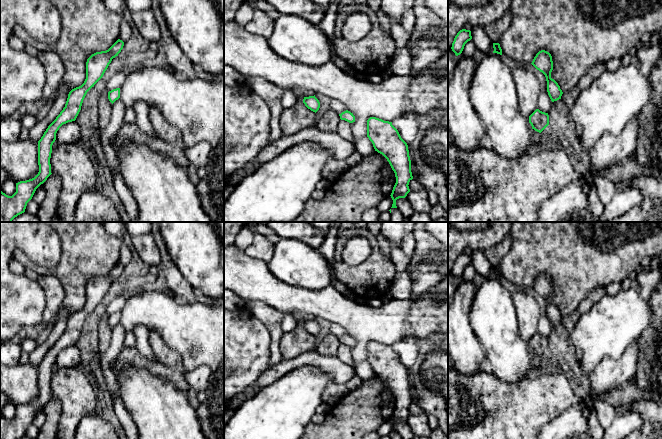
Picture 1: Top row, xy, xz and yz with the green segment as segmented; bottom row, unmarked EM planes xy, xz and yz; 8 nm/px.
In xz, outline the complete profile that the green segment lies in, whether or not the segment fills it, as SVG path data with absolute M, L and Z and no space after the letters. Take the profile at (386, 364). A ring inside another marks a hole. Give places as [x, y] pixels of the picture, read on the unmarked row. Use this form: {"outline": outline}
{"outline": "M376 341L367 344L367 361L375 375L387 383L395 397L396 407L390 420L393 424L391 432L397 432L396 424L407 420L410 416L409 406L413 403L408 369L392 346Z"}

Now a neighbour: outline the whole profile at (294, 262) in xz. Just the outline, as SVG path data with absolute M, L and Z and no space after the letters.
M295 239L277 242L267 266L280 281L304 289L322 290L337 281L333 268L318 249Z

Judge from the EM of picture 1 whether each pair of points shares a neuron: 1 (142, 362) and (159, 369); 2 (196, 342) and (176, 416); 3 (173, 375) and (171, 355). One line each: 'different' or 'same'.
1: same
2: different
3: different

